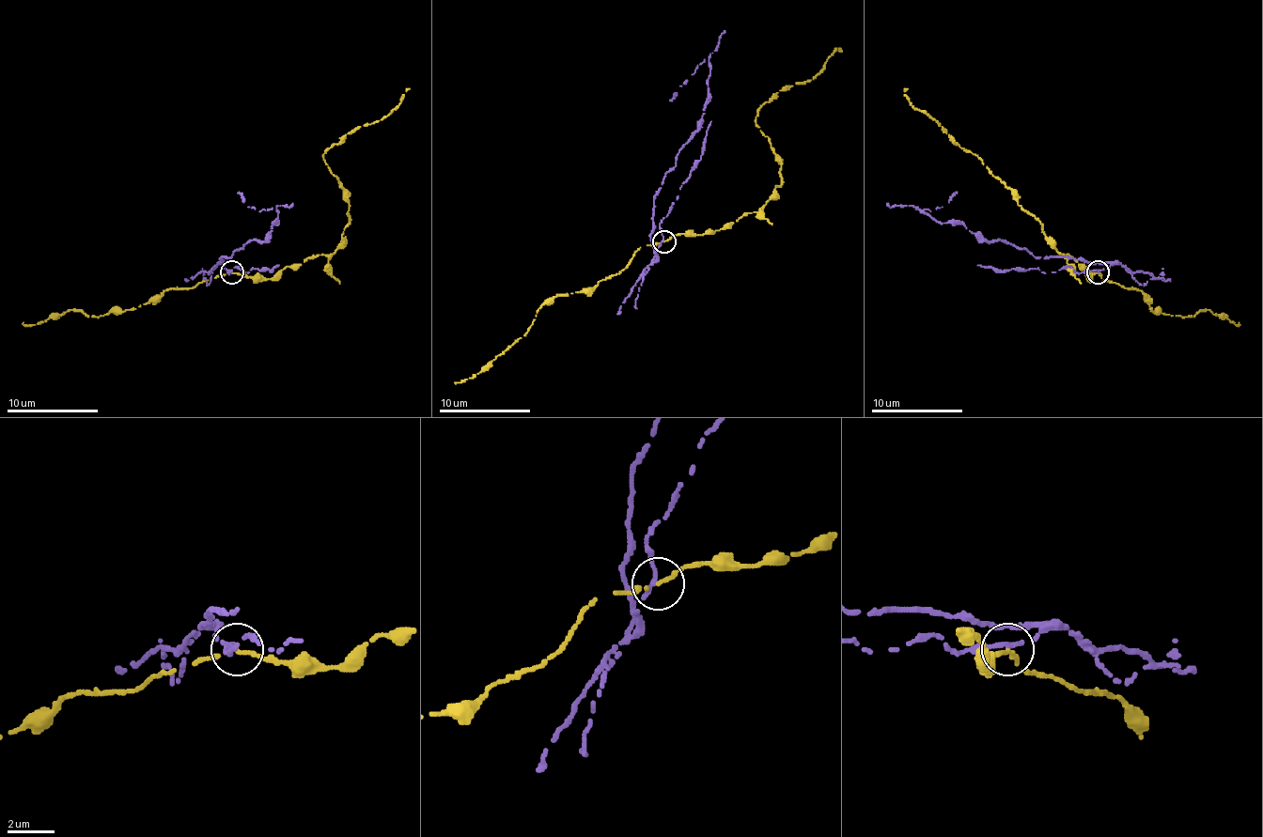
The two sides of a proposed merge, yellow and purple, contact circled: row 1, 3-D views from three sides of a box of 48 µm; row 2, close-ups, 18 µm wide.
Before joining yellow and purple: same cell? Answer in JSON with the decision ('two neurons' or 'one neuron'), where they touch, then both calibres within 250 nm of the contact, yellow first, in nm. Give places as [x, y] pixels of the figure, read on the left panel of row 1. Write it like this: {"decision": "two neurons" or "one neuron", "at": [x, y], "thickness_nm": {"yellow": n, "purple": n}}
{"decision": "two neurons", "at": [232, 271], "thickness_nm": {"yellow": 150, "purple": 170}}

